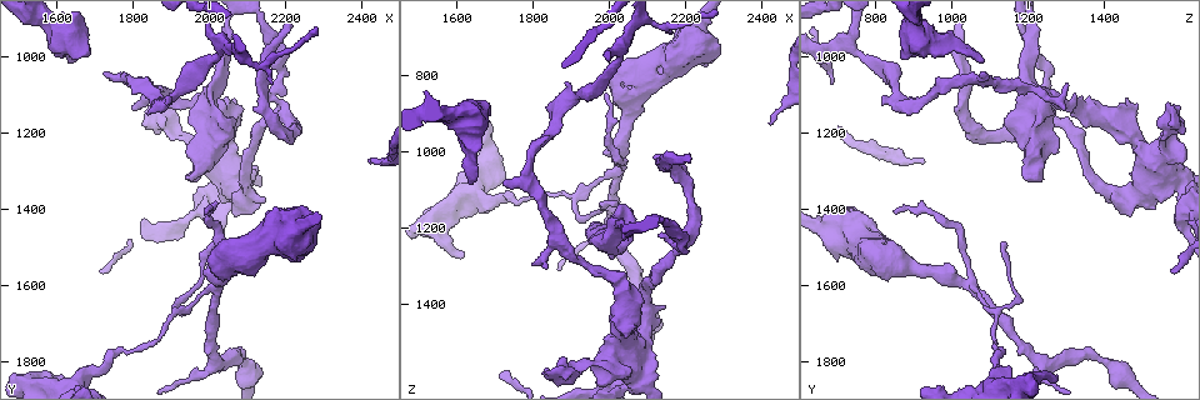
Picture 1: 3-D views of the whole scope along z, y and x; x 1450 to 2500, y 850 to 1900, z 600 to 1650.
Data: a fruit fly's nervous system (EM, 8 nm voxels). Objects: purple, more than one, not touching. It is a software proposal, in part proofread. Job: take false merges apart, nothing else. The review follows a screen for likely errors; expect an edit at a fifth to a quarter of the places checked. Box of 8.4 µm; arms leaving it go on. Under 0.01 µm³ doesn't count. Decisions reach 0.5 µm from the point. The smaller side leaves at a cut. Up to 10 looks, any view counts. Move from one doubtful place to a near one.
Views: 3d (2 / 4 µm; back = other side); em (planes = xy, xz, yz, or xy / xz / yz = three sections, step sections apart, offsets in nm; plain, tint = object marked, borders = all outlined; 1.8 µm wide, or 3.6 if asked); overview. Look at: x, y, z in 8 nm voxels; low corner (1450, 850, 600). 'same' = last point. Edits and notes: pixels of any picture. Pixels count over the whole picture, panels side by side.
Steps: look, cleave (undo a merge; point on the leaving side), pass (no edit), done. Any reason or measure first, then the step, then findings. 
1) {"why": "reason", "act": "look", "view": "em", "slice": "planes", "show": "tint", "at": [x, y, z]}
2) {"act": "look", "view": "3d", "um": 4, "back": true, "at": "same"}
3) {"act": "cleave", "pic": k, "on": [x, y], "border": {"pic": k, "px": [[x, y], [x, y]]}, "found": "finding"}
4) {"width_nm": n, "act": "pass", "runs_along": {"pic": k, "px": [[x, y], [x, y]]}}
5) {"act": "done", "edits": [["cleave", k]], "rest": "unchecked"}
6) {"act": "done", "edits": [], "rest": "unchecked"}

{"why": "three arms meet", "act": "look", "view": "em", "slice": "planes", "show": "tint", "at": [1600, 920, 905]}

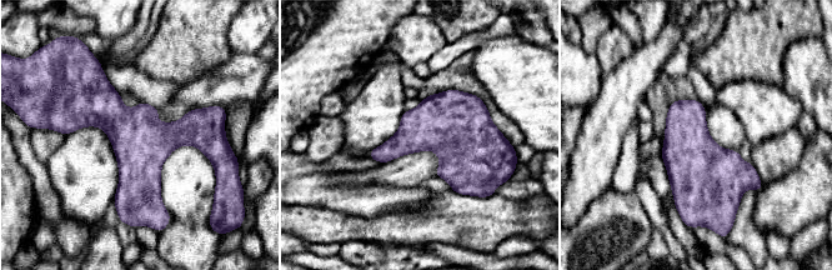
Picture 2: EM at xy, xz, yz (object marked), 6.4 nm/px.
{"act": "pass", "found": "all the same cell"}

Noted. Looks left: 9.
{"act": "look", "view": "em", "slice": "planes", "show": "borders", "at": [1865, 1100, 1245]}

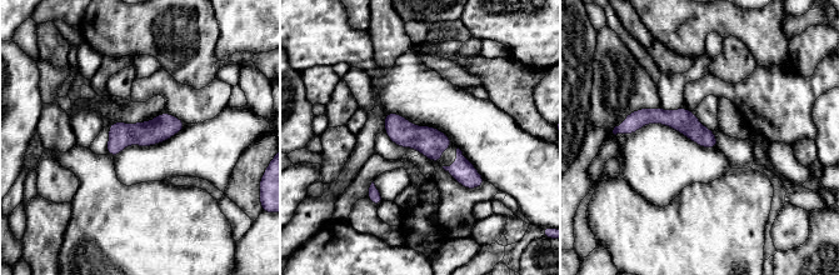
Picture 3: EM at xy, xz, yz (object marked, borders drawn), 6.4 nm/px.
{"width_nm": 150, "act": "pass", "runs_along": {"pic": 3, "px": [[627, 124], [682, 119], [713, 144]]}, "found": "all the same cell"}

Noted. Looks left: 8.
{"why": "arms part here", "act": "look", "view": "3d", "um": 2, "at": [2035, 965, 725]}

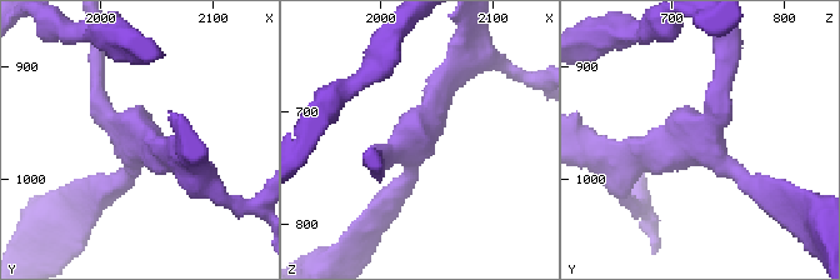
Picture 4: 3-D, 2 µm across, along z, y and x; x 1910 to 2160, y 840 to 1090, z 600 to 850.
{"arms": 3, "act": "look", "view": "em", "slice": "planes", "show": "tint", "at": [2028, 968, 728]}

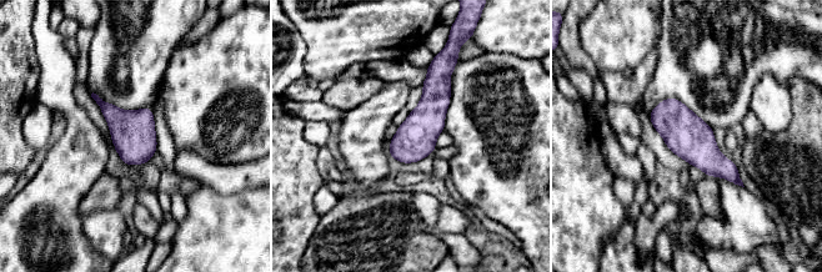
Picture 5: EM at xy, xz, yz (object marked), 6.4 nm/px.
{"act": "pass", "found": "all the same cell"}

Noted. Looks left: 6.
{"why": "narrows sharply", "act": "look", "view": "3d", "um": 4, "at": [2070, 1540, 800]}

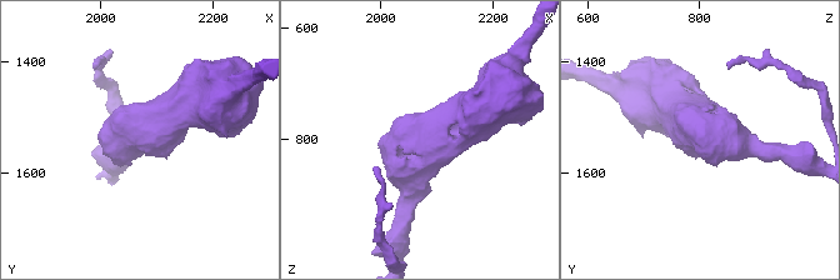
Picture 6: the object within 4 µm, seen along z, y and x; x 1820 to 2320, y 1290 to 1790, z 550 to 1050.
{"act": "look", "view": "em", "um": 3.6, "slice": "xz", "step": 4, "show": "tint", "at": [2075, 1540, 795]}

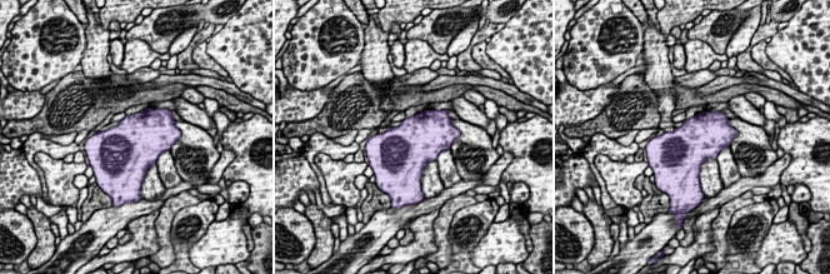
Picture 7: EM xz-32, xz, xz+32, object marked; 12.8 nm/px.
{"act": "look", "view": "em", "um": 3.6, "slice": "planes", "show": "tint", "at": "same"}

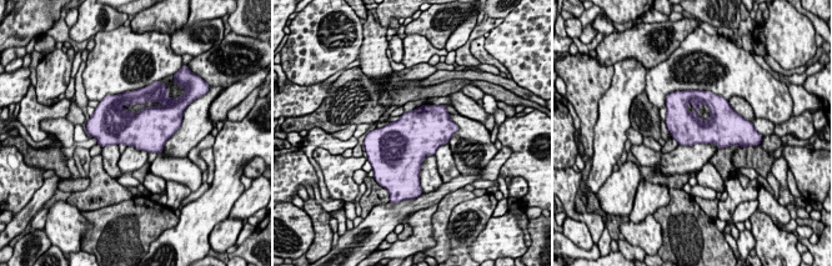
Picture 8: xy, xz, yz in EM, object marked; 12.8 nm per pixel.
{"width_nm": 440, "act": "pass", "found": "all the same cell"}

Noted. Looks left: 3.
{"why": "a narrow waist", "act": "look", "view": "em", "slice": "yz", "step": 16, "show": "tint", "at": [2010, 1600, 1060]}

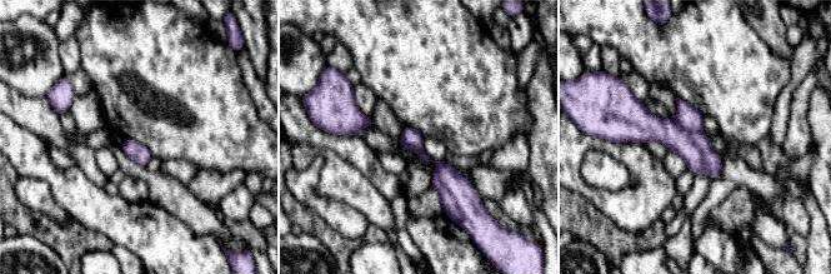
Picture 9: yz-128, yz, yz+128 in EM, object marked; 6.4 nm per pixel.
{"act": "cleave", "pic": 9, "on": [691, 120], "border": {"pic": 9, "px": [[676, 124], [689, 131], [701, 131]]}, "found": "a second cell is stuck on"}

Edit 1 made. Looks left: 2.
{"act": "done", "edits": [["cleave", 9]], "rest": "unchecked"}

